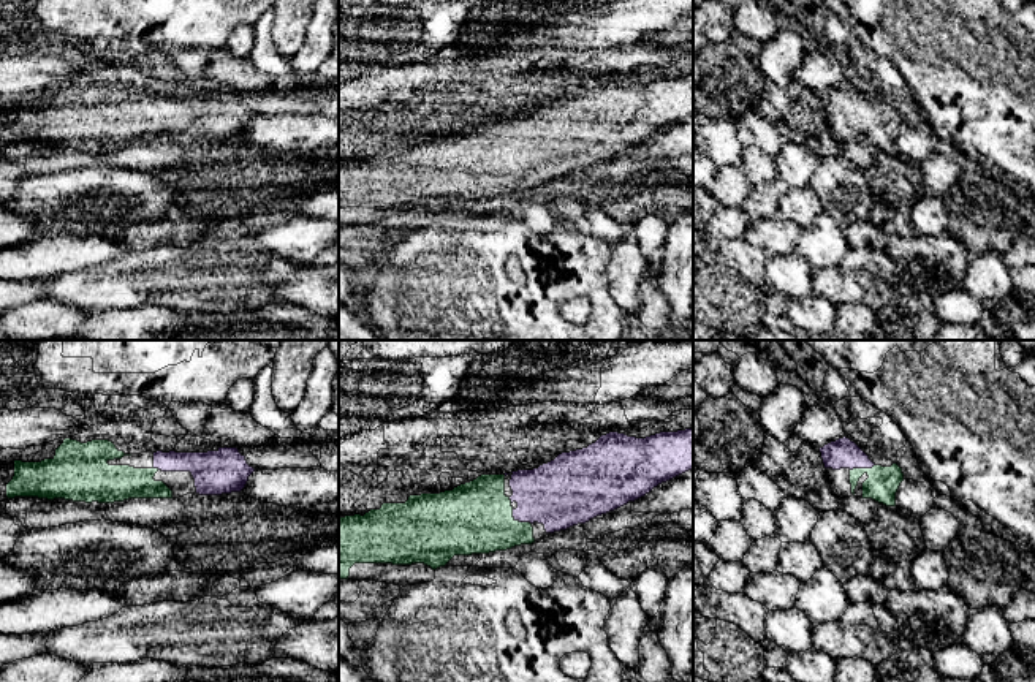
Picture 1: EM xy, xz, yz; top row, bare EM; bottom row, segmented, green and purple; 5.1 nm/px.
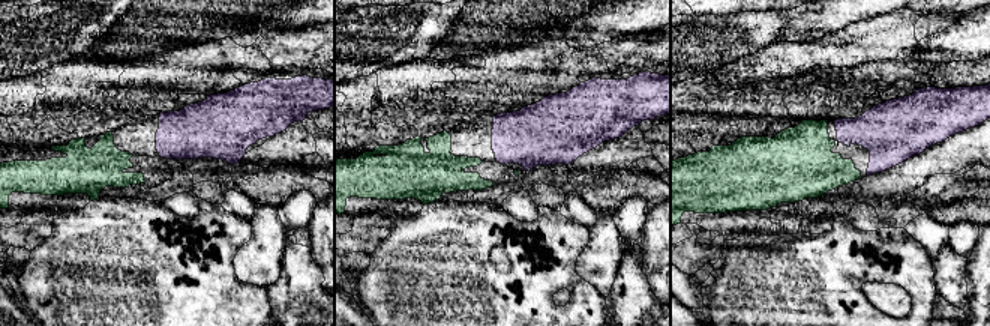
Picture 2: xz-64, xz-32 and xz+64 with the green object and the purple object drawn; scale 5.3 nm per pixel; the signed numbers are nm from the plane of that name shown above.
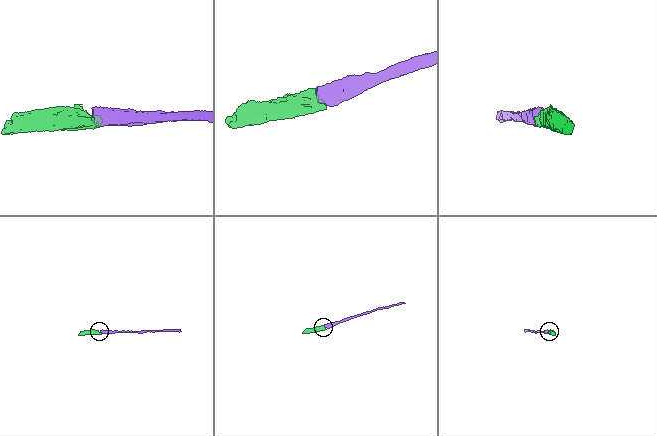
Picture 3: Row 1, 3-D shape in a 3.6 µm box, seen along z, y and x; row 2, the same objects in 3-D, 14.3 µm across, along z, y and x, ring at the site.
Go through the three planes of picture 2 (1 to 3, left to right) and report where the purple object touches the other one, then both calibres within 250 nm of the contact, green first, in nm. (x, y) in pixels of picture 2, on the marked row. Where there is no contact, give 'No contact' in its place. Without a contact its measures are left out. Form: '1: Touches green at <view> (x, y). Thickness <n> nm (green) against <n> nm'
1: No contact
2: Touches green at xz-32 (504, 164). Thickness 20 nm (green) against 340 nm
3: No contact

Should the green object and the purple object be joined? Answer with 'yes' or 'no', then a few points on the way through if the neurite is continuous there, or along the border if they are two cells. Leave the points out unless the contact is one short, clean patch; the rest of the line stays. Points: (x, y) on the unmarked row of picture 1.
yes | across xz (475, 163), (485, 166), (518, 166), (543, 141), (559, 140)

